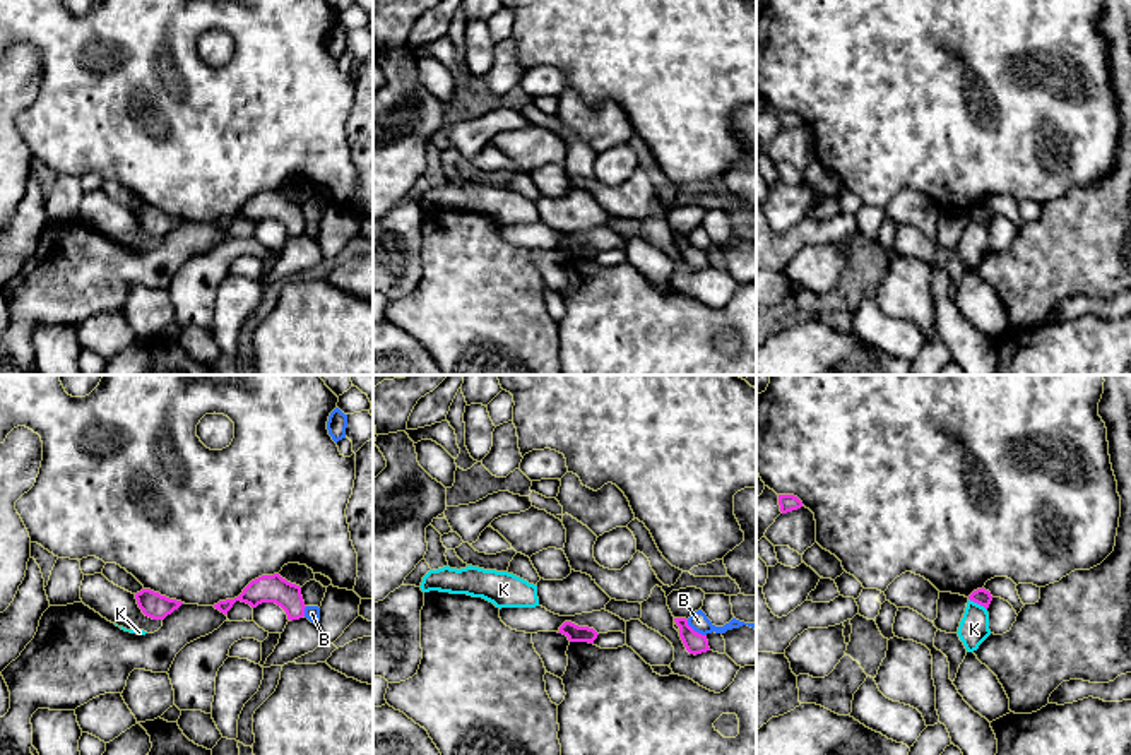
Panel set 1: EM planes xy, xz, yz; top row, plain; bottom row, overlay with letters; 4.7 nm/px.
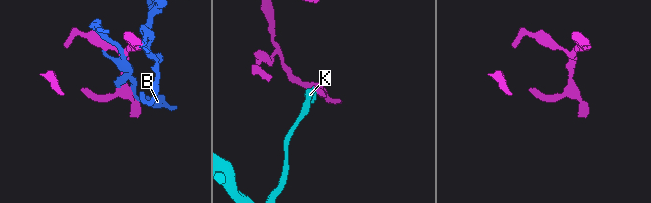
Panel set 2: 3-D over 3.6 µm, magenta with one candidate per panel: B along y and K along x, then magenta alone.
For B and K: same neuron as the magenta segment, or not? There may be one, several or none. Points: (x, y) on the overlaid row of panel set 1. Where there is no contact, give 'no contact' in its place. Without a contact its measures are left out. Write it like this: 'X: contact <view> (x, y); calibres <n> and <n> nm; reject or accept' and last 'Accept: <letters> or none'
B: contact xz (693, 630); calibres 100 and 90 nm; reject
K: contact yz (977, 603); calibres 80 and 140 nm; reject
Accept: none

